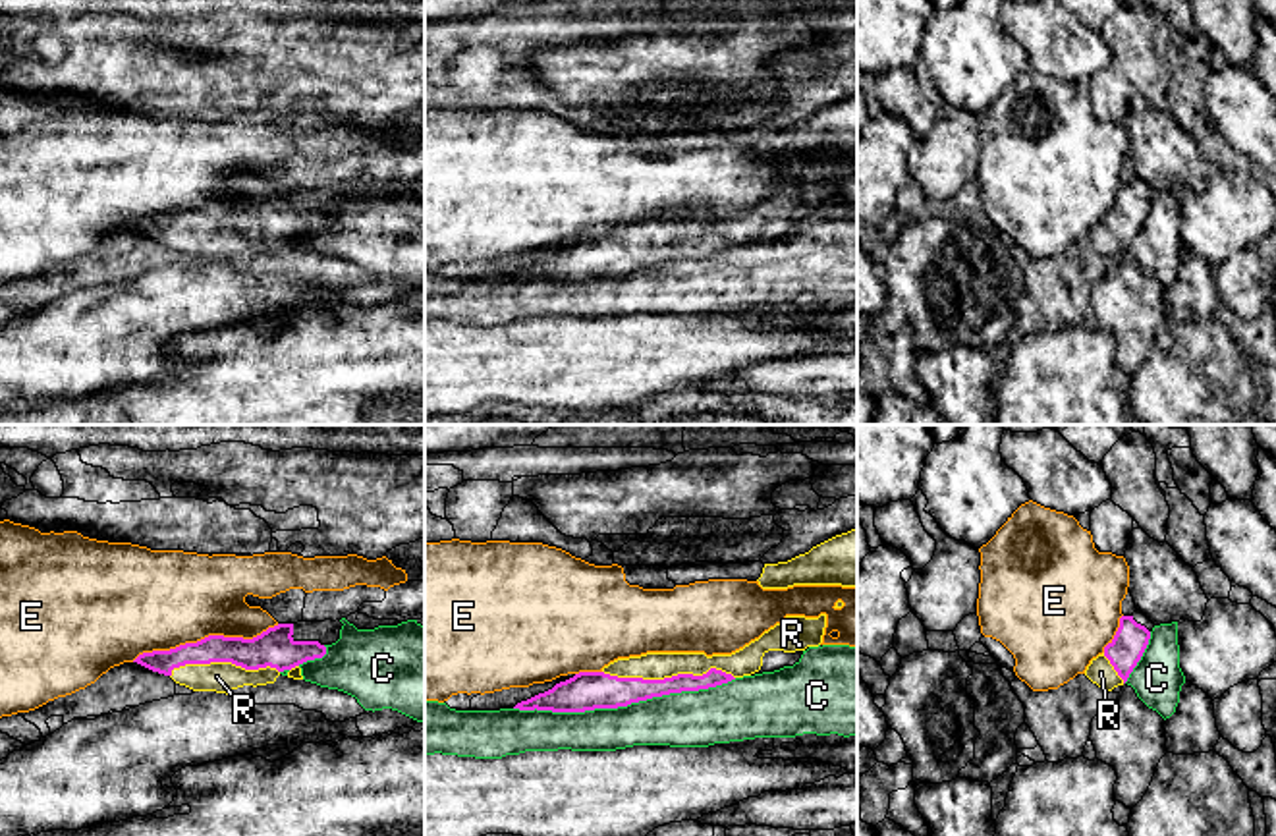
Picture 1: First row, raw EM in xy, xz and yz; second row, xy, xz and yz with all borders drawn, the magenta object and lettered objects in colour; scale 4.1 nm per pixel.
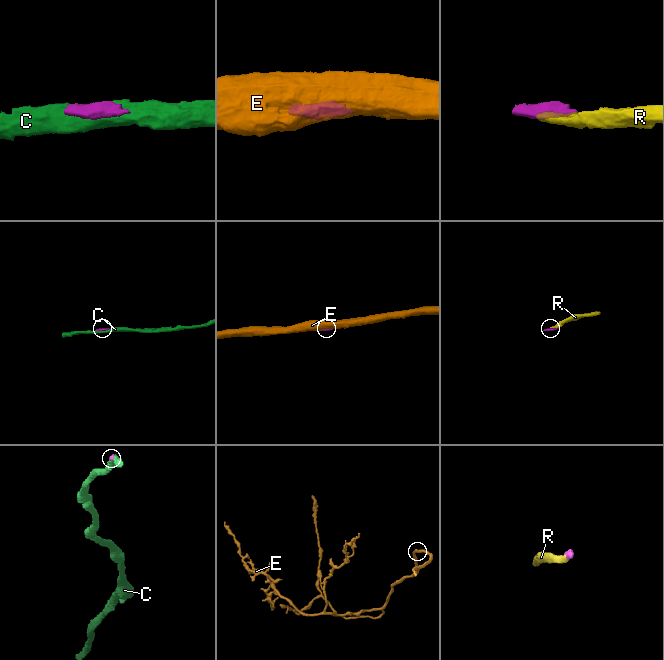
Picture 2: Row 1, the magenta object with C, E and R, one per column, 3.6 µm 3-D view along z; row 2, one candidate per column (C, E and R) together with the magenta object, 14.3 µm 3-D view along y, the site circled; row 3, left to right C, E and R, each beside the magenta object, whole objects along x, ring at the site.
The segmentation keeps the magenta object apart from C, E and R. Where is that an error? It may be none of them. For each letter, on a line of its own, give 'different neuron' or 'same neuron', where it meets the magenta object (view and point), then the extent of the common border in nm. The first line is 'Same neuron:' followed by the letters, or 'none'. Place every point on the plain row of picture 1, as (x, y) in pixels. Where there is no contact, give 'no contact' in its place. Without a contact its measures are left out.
Same neuron: R
C: different neuron; meets magenta in xz at (624, 273); contact 950 nm long
E: different neuron; meets magenta in xy at (205, 205); contact 650 nm long
R: same neuron; meets magenta in xz at (668, 246); contact 550 nm long

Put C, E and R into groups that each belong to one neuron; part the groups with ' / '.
C / E / R

